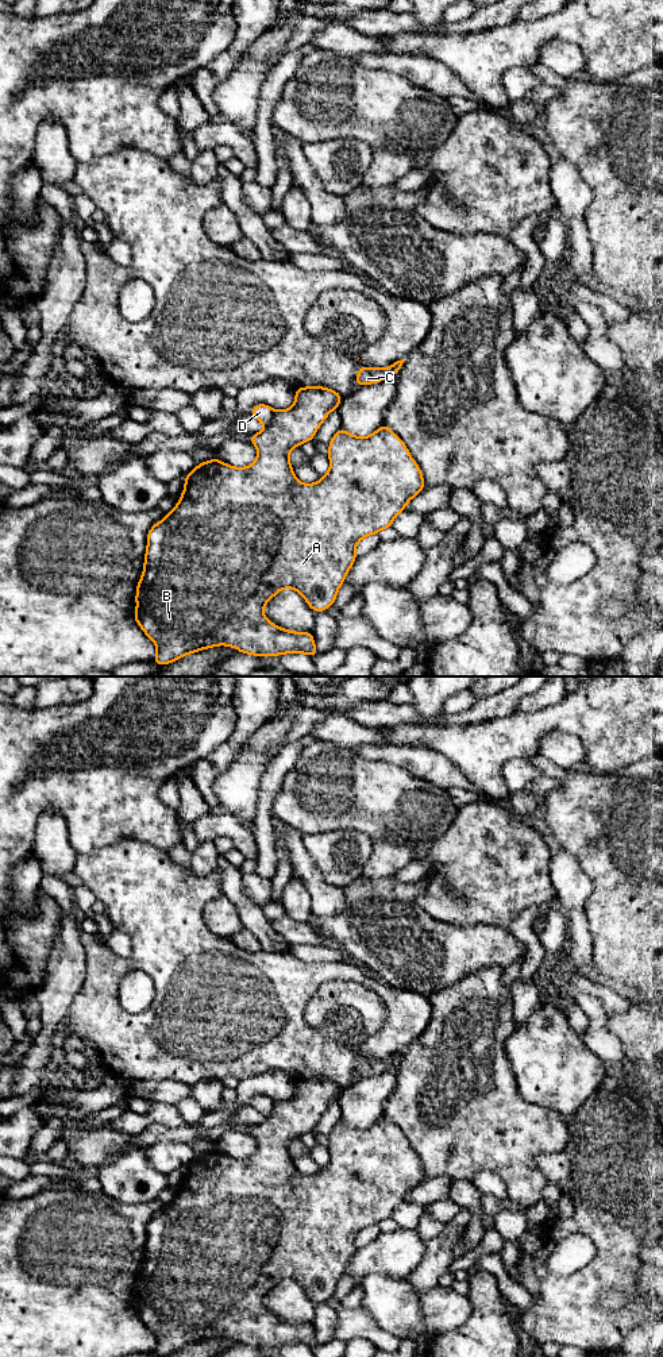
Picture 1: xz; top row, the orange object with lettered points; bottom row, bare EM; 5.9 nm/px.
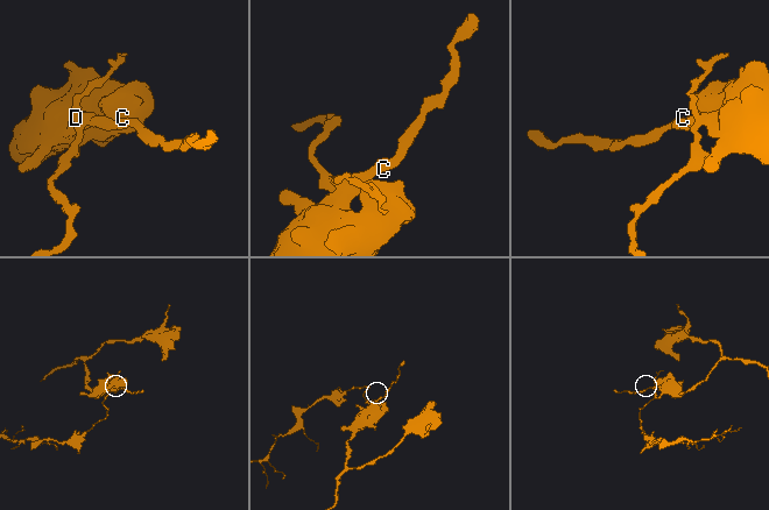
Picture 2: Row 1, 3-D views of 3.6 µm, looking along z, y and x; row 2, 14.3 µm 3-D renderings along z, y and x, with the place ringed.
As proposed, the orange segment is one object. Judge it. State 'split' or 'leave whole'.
leave whole

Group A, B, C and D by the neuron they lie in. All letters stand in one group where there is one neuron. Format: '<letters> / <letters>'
A B C D

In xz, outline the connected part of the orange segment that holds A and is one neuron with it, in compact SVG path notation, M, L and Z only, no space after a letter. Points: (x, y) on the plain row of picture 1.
M323 1077L297 1079L294 1095L292 1099L275 1102L266 1095L257 1095L250 1102L250 1106L259 1111L266 1119L262 1123L253 1125L250 1134L258 1141L258 1148L254 1154L247 1159L232 1159L217 1149L197 1156L185 1169L184 1183L176 1196L159 1214L154 1215L147 1223L147 1240L144 1246L144 1257L142 1269L136 1277L136 1300L134 1311L142 1319L144 1326L154 1333L157 1338L157 1348L153 1350L158 1357L166 1357L171 1353L190 1346L196 1342L203 1342L216 1337L235 1338L238 1343L250 1345L253 1348L277 1348L284 1345L307 1345L311 1349L316 1348L319 1342L315 1338L312 1323L293 1323L286 1322L270 1314L265 1306L265 1296L282 1280L290 1279L298 1283L308 1294L309 1299L317 1304L328 1302L334 1296L339 1279L344 1275L350 1258L358 1250L355 1246L356 1235L367 1226L377 1226L379 1222L392 1219L394 1208L405 1202L406 1195L415 1190L420 1183L425 1181L421 1160L410 1148L405 1134L389 1118L382 1115L375 1123L367 1129L358 1129L352 1125L339 1119L328 1134L329 1161L316 1175L301 1175L289 1153L292 1141L305 1133L315 1132L317 1119L324 1114L328 1105L338 1100L343 1087L332 1080Z

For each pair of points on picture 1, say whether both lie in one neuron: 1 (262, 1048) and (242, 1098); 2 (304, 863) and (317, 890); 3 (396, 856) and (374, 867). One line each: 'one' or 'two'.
1: two
2: one
3: one

